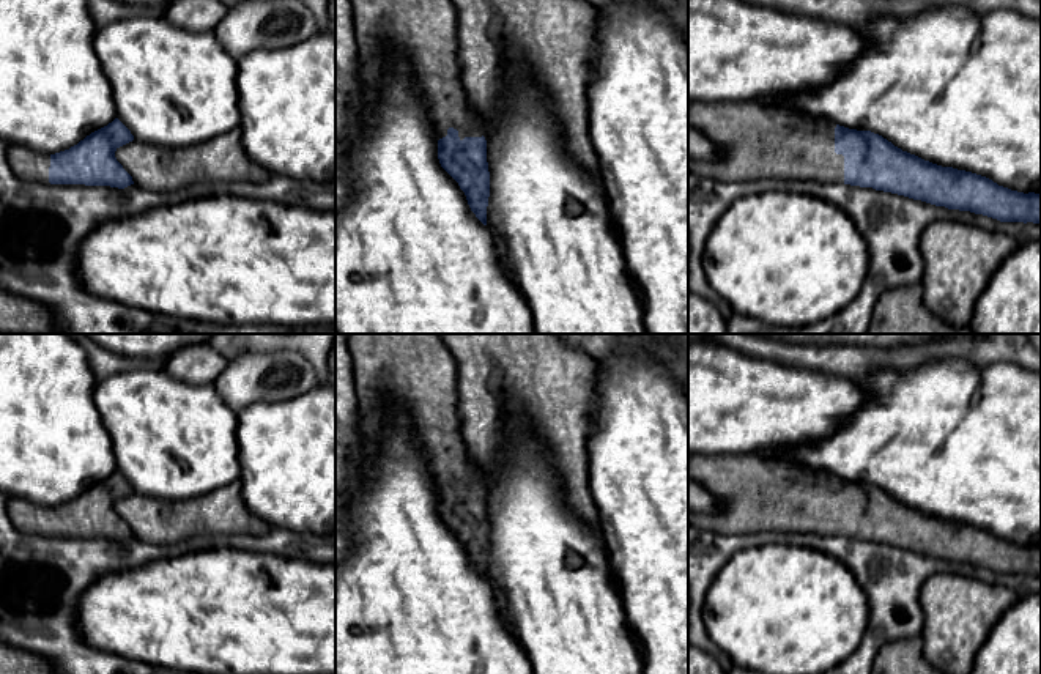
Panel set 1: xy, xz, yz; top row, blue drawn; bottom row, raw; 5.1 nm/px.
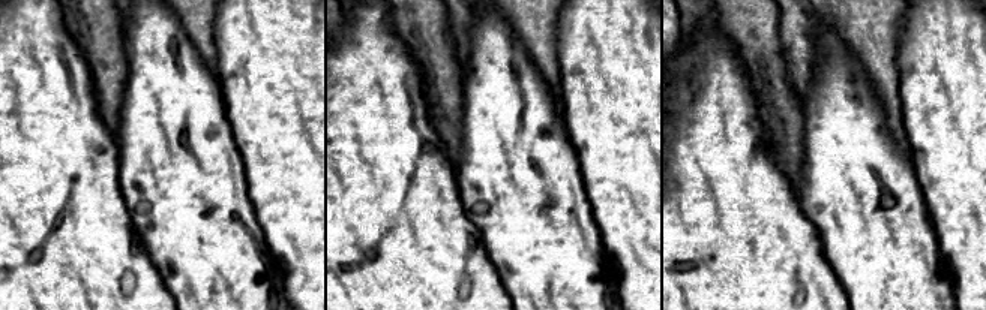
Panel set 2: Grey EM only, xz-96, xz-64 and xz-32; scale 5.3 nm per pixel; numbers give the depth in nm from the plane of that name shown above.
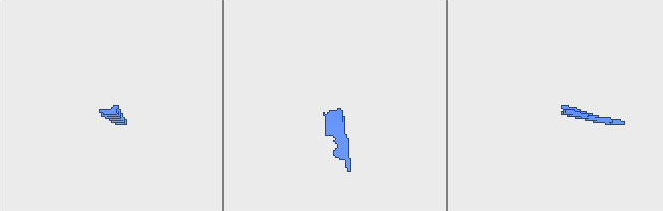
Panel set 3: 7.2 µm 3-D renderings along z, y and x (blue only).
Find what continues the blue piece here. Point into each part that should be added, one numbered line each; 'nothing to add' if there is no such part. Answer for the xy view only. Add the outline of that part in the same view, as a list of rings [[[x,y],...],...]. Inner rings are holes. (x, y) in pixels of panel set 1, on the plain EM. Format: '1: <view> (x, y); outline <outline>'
1: xy (29, 518); outline [[[9,496],[8,518],[24,534],[49,535],[50,509],[31,504],[22,498]]]

